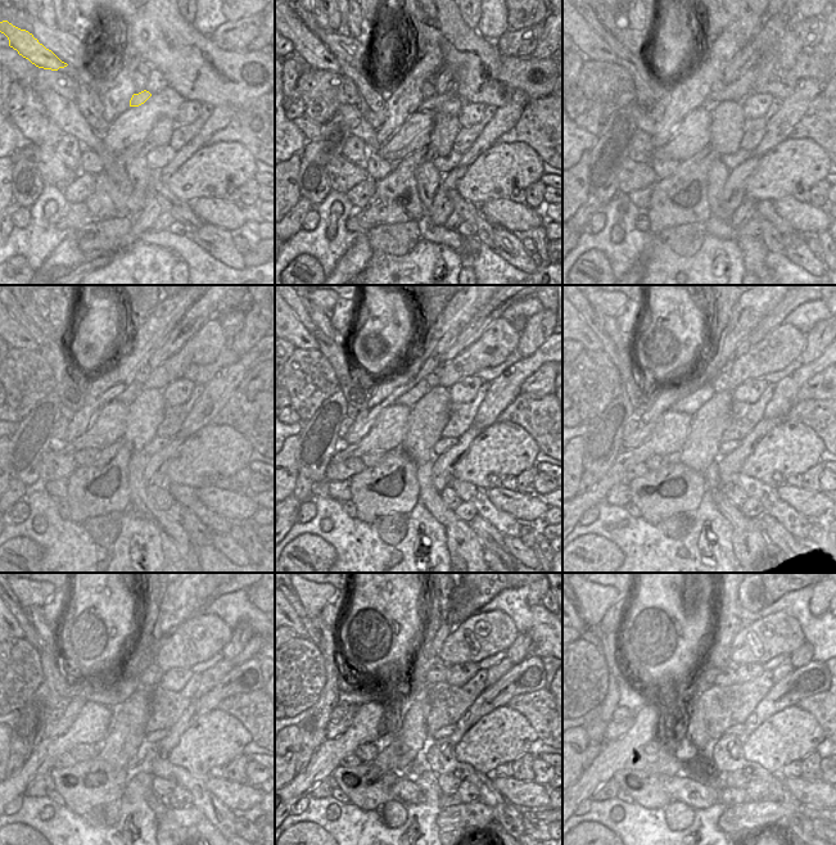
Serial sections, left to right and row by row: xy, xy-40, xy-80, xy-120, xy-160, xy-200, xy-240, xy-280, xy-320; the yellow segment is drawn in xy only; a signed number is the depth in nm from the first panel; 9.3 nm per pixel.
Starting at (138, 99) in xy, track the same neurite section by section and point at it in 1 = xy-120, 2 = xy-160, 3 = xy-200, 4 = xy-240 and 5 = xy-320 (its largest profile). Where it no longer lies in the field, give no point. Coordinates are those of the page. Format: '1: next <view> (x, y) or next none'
1: next xy-120 (204, 347)
2: next xy-160 (500, 339)
3: next xy-200 (785, 343)
4: next xy-240 (199, 637)
5: next xy-320 (780, 633)

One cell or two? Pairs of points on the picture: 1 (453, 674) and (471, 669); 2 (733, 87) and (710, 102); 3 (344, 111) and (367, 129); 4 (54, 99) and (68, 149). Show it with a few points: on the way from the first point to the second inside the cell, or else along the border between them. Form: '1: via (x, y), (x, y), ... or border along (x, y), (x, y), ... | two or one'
1: via (457, 674), (468, 672) | one
2: via (728, 93), (715, 99) | one
3: via (349, 114), (362, 127) | one
4: border along (64, 132), (71, 134), (84, 147) | two

